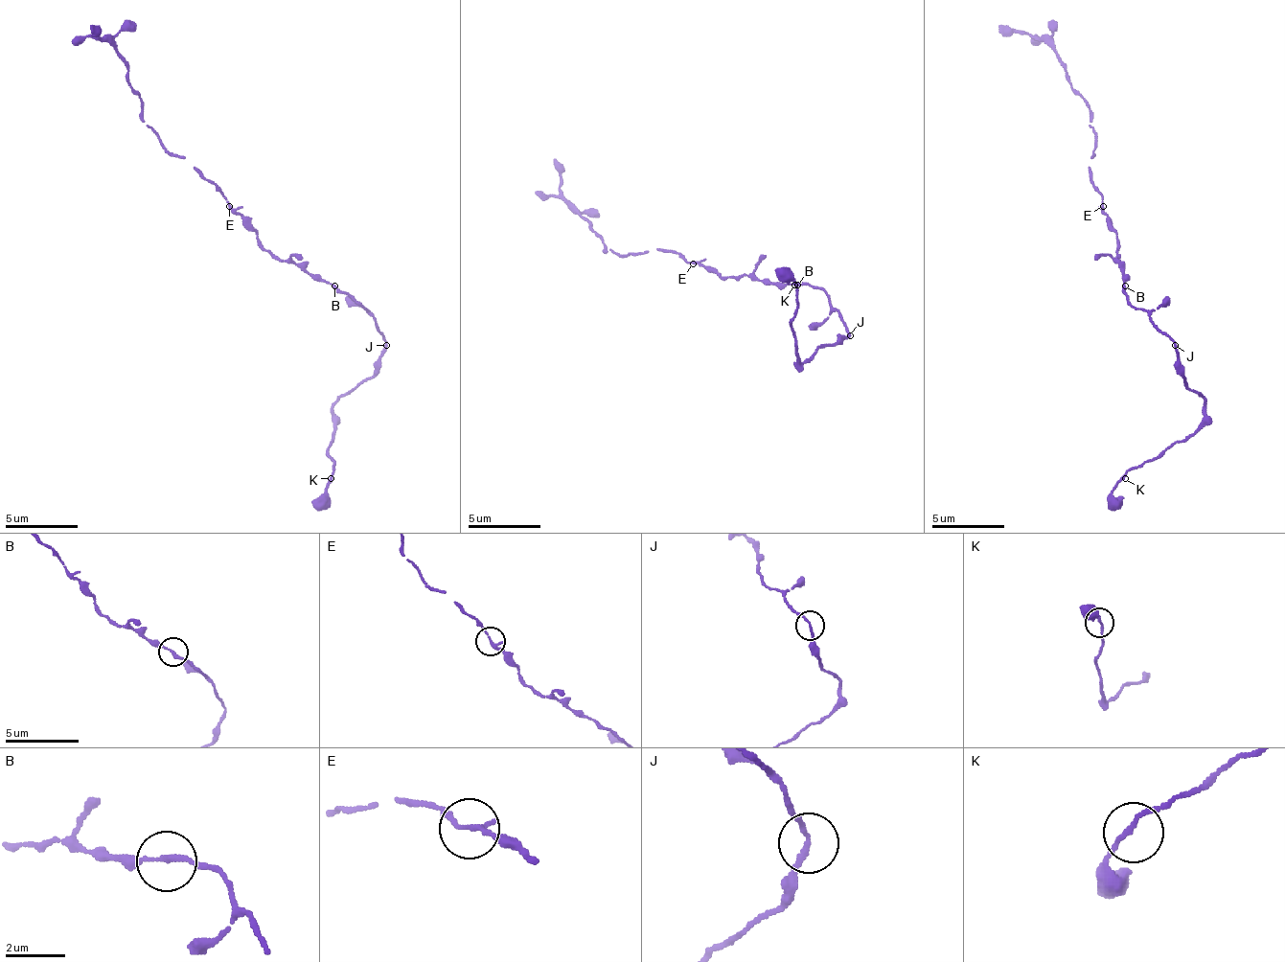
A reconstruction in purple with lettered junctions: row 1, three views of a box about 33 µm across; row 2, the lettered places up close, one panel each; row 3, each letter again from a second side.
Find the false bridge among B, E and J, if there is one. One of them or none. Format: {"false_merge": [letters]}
{"false_merge": ["J"]}

